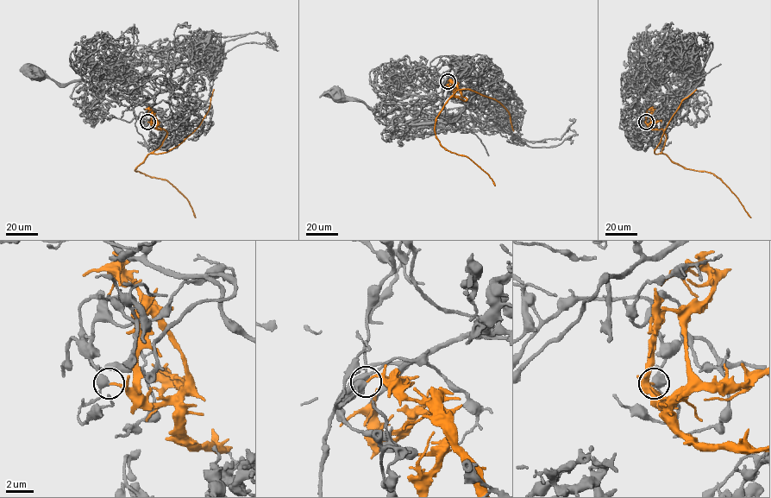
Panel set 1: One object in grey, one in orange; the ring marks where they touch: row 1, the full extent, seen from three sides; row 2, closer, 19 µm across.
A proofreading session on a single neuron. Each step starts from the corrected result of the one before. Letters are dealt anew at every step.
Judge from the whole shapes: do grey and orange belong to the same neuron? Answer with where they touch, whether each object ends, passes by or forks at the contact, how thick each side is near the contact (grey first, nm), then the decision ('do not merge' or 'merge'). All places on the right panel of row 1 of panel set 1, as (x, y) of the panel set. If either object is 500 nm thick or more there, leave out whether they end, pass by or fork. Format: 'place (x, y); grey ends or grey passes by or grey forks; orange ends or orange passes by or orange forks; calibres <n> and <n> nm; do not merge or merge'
place (646, 122); grey passes by; orange ends; calibres 440 and 150 nm; do not merge

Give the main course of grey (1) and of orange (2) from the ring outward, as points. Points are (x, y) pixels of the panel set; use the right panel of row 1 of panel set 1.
1: (646, 122), (650, 116), (661, 122), (680, 124), (687, 119), (687, 86), (680, 80), (667, 84), (659, 73)
2: (646, 122), (649, 128), (664, 132), (666, 140), (662, 152), (685, 167), (711, 172), (720, 179), (751, 217)

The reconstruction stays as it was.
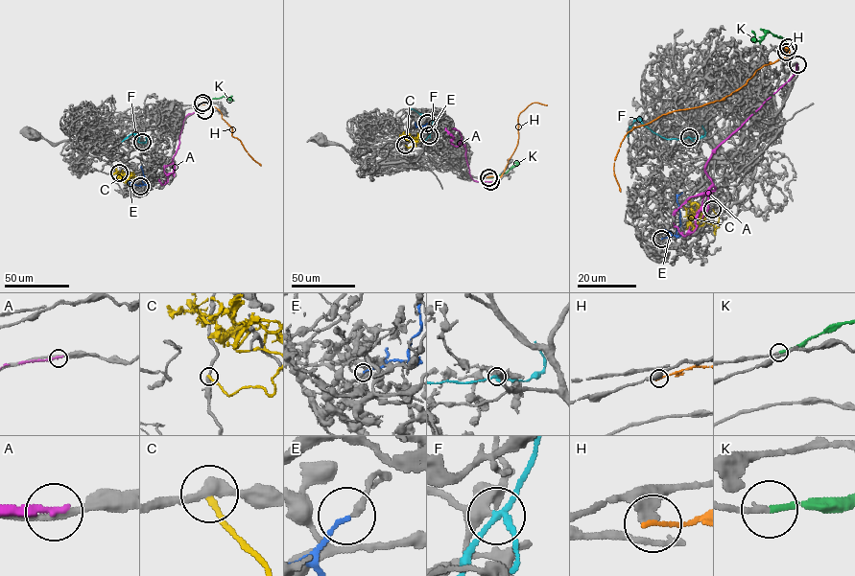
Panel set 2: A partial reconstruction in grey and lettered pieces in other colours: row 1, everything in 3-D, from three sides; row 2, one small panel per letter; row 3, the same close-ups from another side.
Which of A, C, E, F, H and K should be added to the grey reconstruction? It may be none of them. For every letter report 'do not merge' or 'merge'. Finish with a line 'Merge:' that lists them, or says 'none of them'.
A: do not merge
C: do not merge
E: do not merge
F: do not merge
H: do not merge
K: merge
Merge: K

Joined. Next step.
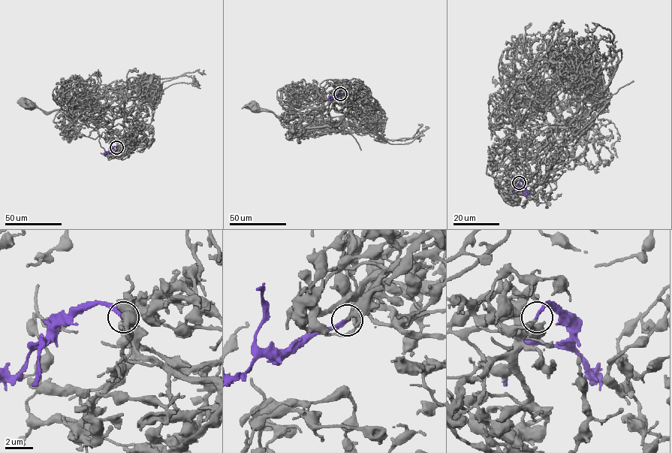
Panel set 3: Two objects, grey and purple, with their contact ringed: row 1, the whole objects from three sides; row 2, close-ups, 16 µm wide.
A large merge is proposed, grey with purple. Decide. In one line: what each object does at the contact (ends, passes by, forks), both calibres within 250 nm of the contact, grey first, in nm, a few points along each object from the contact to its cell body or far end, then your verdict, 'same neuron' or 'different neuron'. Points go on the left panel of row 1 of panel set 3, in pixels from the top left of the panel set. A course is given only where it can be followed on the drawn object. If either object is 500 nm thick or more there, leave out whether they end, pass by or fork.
grey ends there; purple ends there; 280 nm thick on the grey side, 300 nm on the other; grey runs (116, 148), (127, 149), (131, 152), (116, 135), (102, 124), (82, 119), (65, 110), (44, 111), (30, 104); purple runs (116, 147), (113, 146), (105, 155); same neuron

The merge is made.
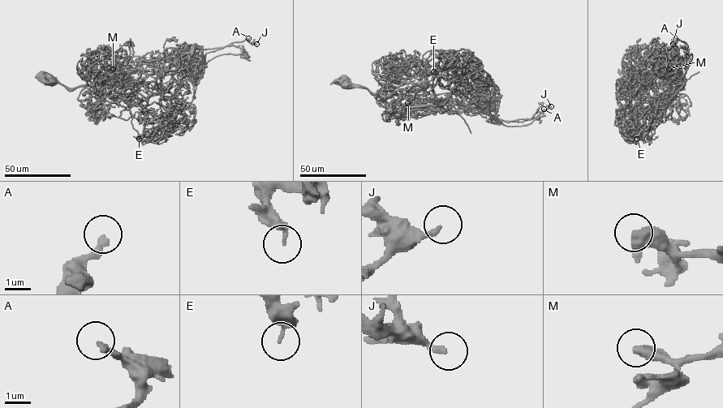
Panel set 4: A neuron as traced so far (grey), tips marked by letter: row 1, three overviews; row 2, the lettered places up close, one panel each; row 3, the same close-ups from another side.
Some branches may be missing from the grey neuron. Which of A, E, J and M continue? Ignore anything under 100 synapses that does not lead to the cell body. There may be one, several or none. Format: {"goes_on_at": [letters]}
{"goes_on_at": ["E", "M"]}

